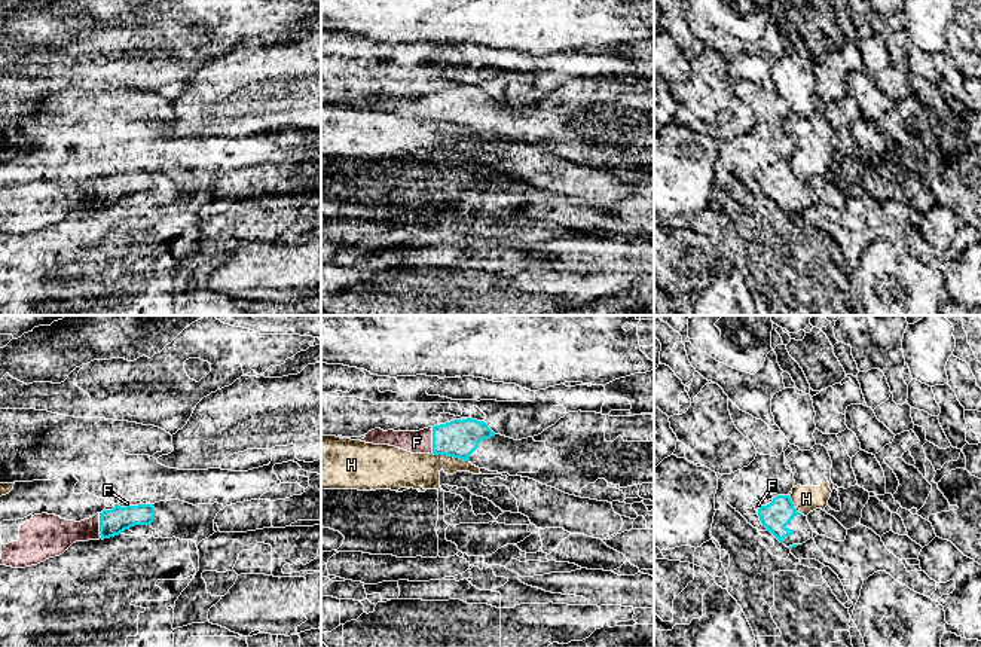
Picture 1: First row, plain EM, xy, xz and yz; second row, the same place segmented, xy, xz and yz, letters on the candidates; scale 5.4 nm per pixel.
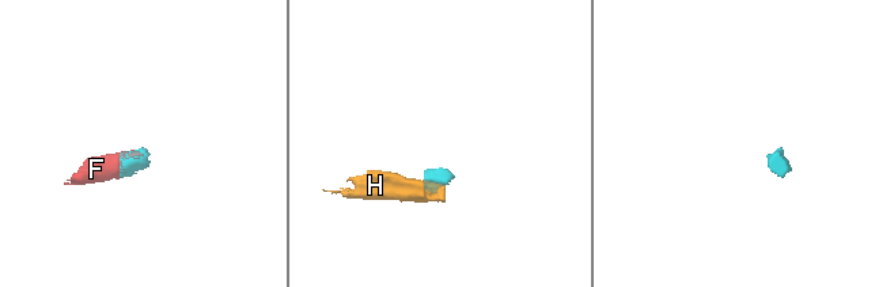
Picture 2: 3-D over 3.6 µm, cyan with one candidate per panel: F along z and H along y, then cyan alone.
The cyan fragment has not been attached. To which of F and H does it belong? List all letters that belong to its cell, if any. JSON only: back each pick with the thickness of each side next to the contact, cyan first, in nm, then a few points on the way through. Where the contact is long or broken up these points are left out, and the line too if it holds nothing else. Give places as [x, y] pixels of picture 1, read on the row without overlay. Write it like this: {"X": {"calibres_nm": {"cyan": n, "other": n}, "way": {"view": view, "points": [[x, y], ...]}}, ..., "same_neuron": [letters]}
{"F": {"calibres_nm": {"cyan": 200, "other": 130}, "way": {"view": "xz", "points": [[460, 104], [433, 107], [416, 109]]}}, "same_neuron": ["F"]}

